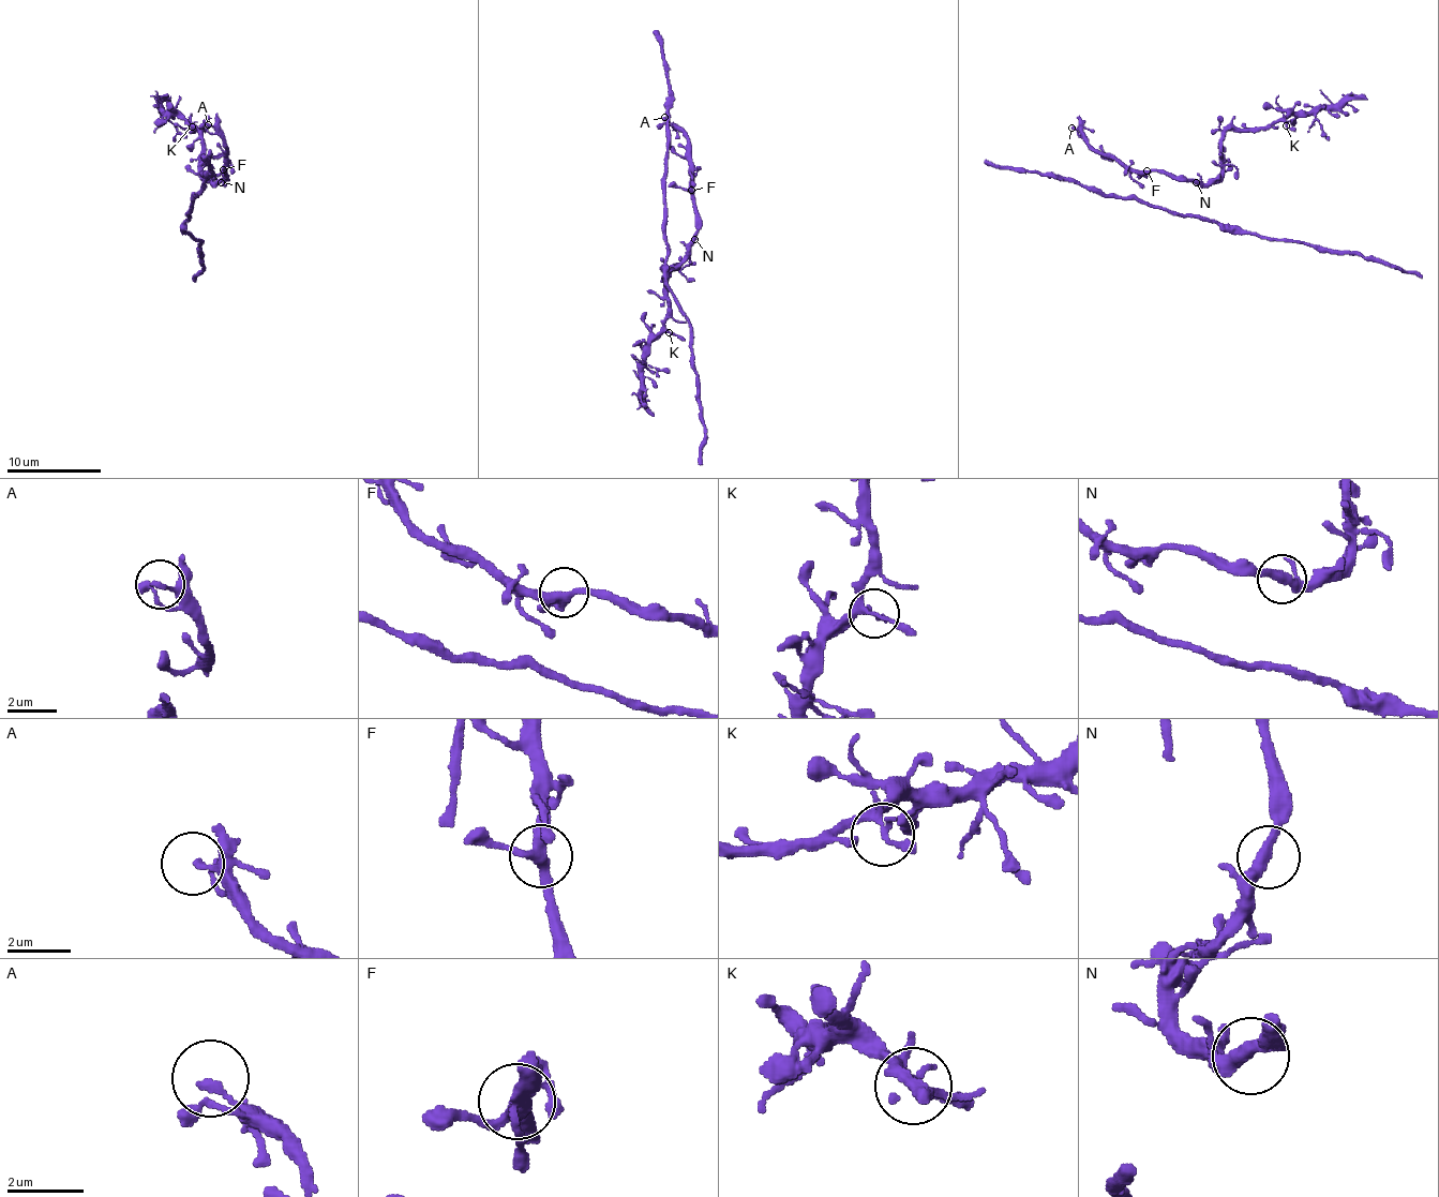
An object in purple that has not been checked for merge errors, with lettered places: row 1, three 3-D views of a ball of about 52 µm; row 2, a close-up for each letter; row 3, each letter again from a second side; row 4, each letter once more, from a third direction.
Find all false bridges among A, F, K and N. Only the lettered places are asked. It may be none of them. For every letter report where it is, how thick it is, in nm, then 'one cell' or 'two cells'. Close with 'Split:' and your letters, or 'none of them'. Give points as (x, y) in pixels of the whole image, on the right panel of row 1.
A: (1072, 128) | 130 nm | one cell
F: (1147, 170) | 320 nm | one cell
K: (1286, 125) | 160 nm | one cell
N: (1196, 182) | 280 nm | one cell
Split: none of them

